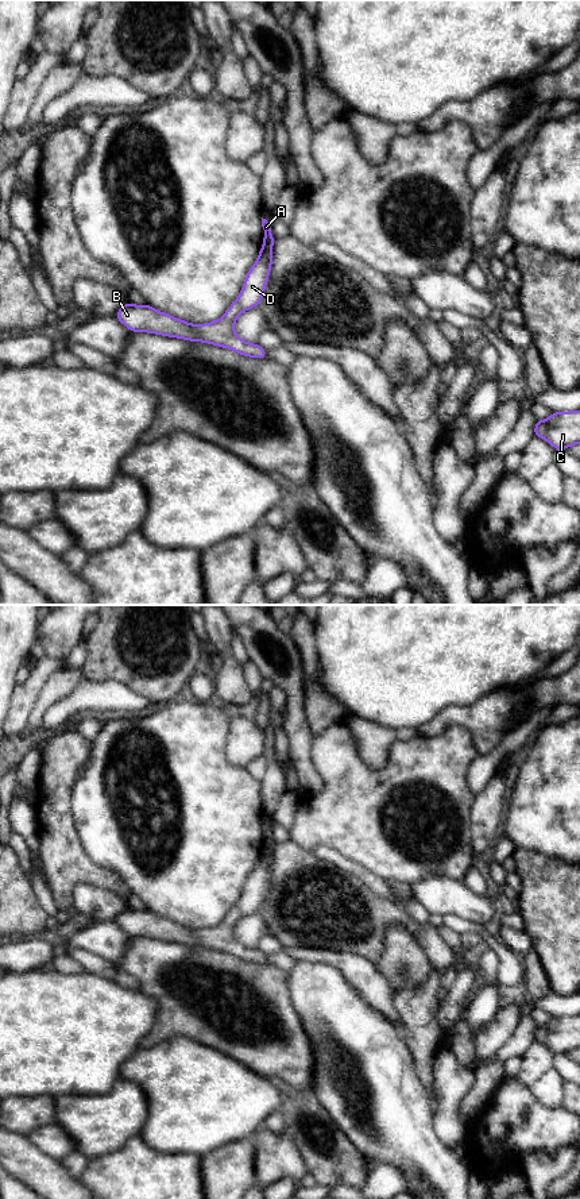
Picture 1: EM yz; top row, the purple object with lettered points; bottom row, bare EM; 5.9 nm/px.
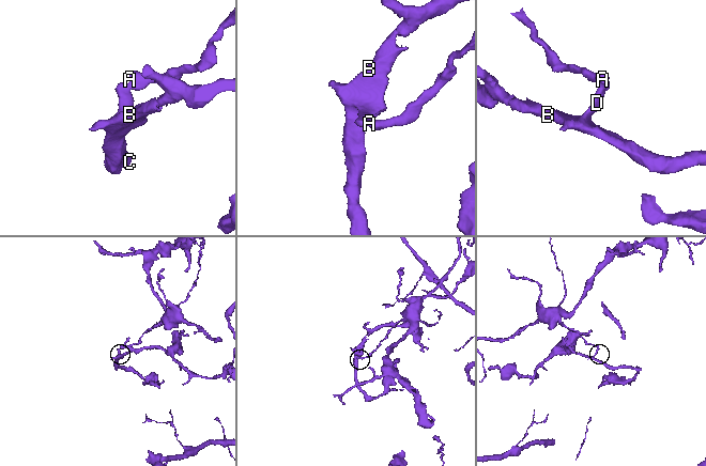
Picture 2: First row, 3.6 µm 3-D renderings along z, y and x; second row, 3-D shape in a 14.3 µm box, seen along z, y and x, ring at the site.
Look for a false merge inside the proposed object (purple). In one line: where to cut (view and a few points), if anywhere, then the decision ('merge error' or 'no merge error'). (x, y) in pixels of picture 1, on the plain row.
cut in yz along (263, 847), (271, 852); merge error

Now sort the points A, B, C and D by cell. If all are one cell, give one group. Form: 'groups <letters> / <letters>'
groups A / B C D

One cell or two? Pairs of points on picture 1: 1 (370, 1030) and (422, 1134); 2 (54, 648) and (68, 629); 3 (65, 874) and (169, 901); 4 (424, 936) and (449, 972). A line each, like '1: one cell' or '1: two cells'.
1: one cell
2: one cell
3: two cells
4: two cells

